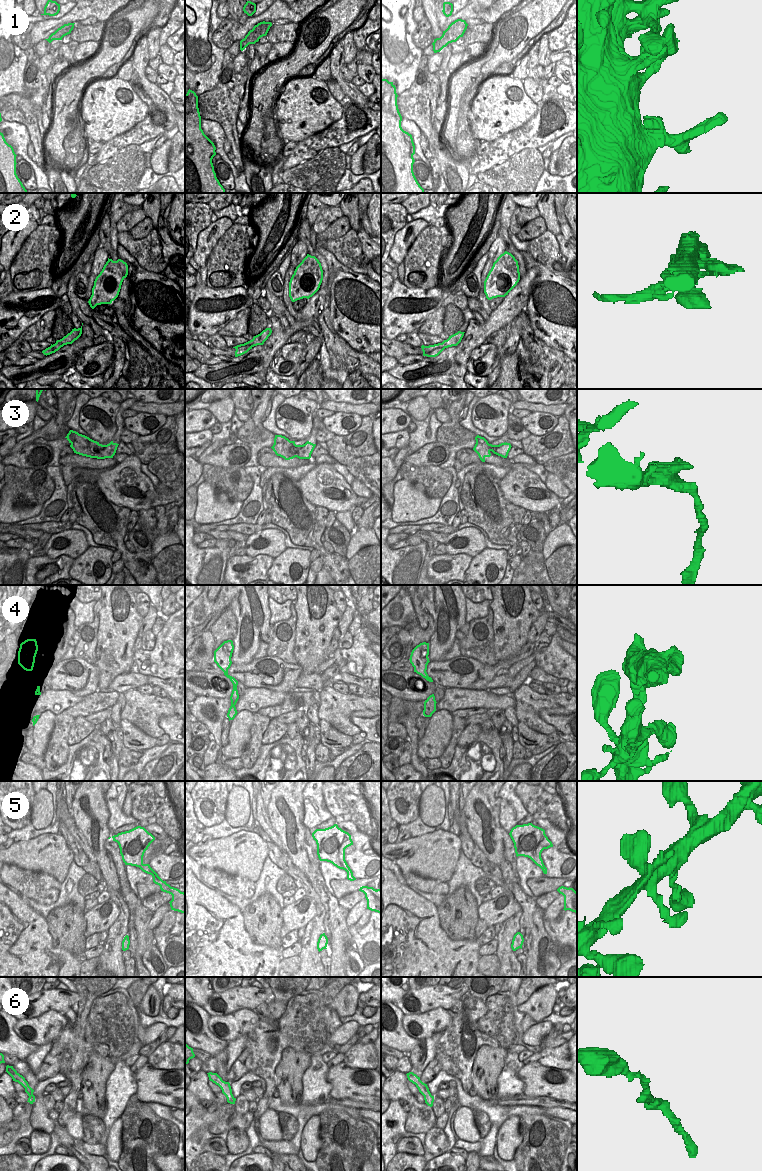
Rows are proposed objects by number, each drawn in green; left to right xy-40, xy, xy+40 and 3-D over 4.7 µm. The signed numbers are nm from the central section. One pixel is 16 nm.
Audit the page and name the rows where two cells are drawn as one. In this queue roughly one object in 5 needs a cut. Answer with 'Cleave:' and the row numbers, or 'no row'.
Cleave: 3

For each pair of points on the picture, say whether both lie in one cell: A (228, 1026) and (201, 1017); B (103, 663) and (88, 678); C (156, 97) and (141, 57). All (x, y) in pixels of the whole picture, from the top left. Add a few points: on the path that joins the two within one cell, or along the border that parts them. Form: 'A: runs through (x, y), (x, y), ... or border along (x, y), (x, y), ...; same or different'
A: border along (209, 1016), (208, 1029), (215, 1036), (222, 1039); different
B: border along (93, 664), (98, 670), (98, 690); different
C: runs through (148, 87), (142, 80), (141, 67); same

